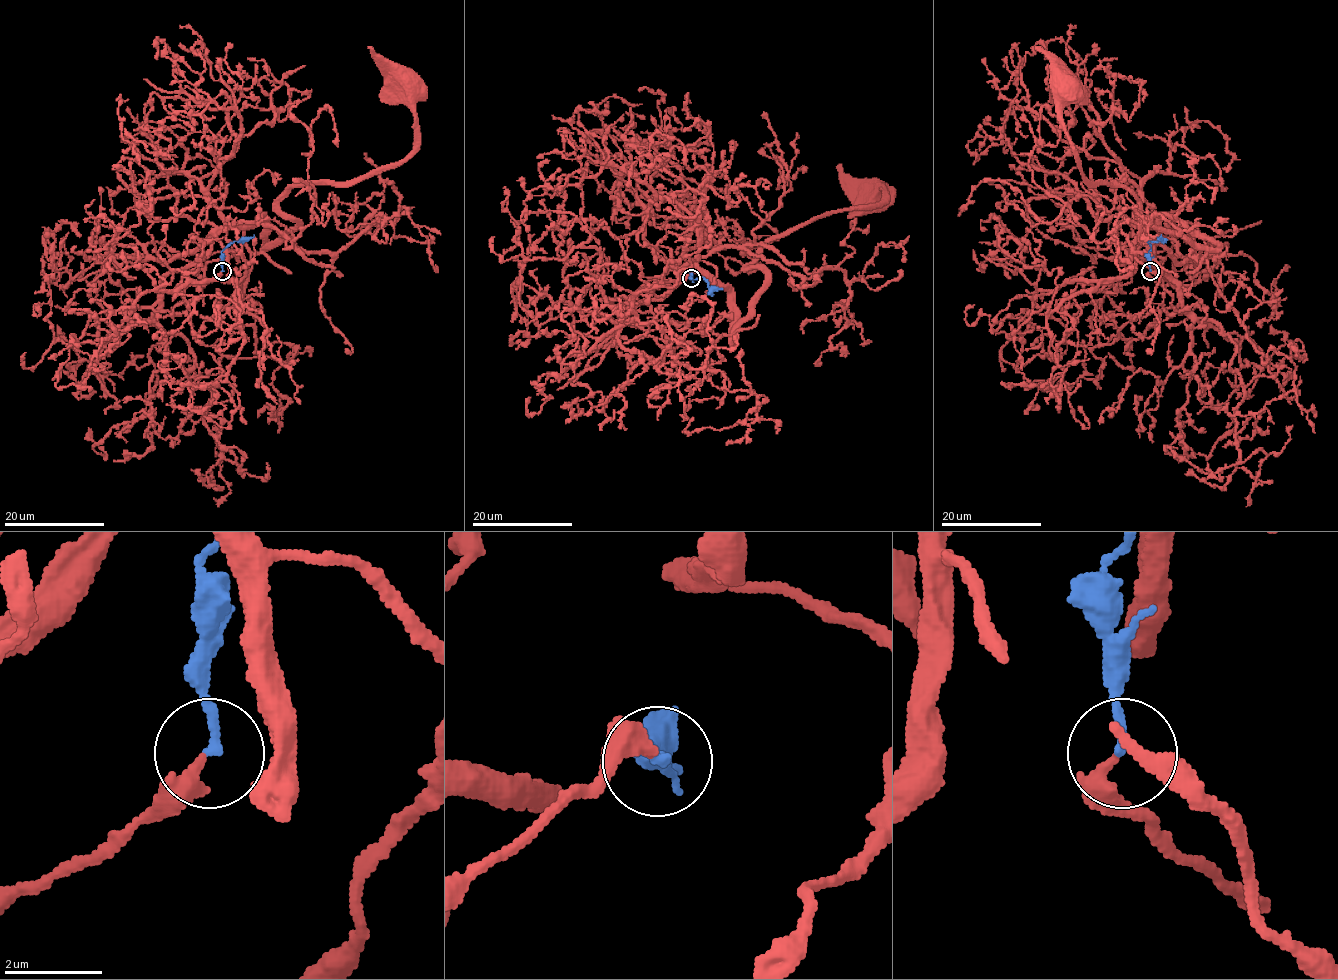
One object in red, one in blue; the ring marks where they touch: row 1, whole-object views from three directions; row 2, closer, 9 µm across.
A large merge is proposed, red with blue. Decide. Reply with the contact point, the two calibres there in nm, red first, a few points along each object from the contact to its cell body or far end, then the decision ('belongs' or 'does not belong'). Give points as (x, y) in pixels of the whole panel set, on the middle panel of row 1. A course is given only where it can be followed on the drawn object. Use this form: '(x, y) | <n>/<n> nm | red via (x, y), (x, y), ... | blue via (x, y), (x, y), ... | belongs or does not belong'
(691, 278) | 320/190 nm | red via (690, 278), (621, 304), (711, 276), (733, 346), (767, 242), (884, 197) | blue via (691, 278), (702, 277), (710, 287), (722, 289) | belongs

